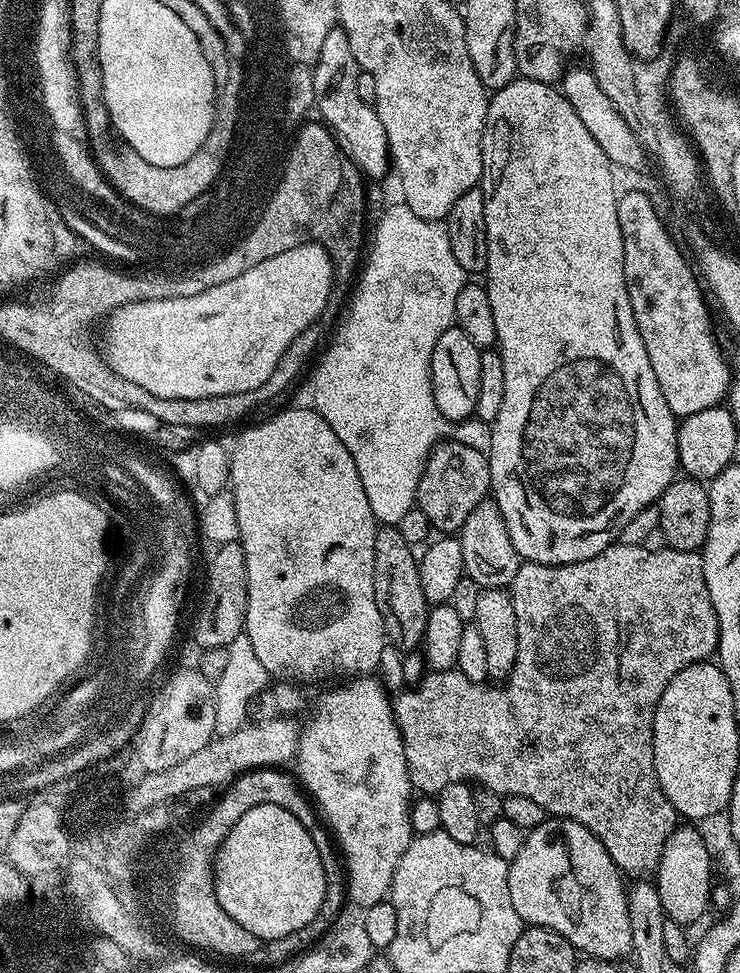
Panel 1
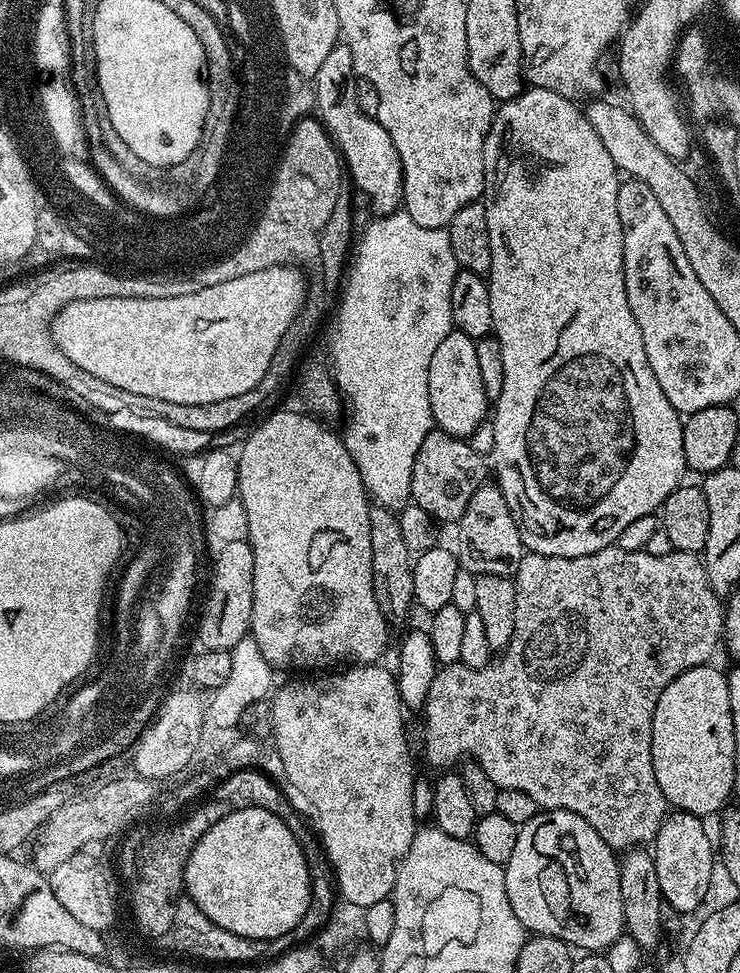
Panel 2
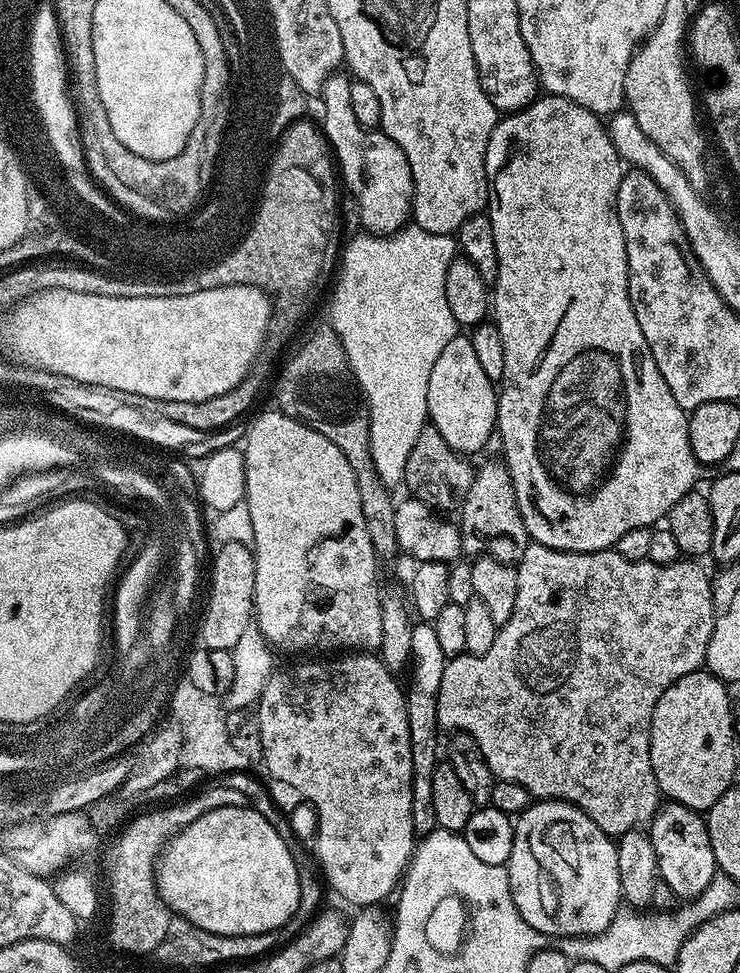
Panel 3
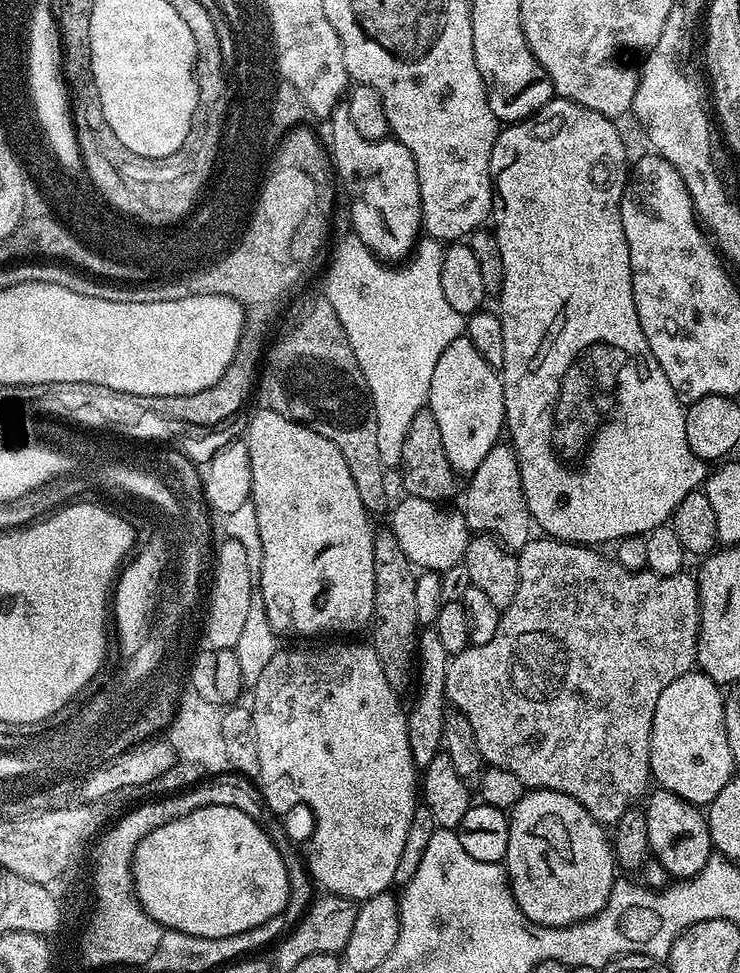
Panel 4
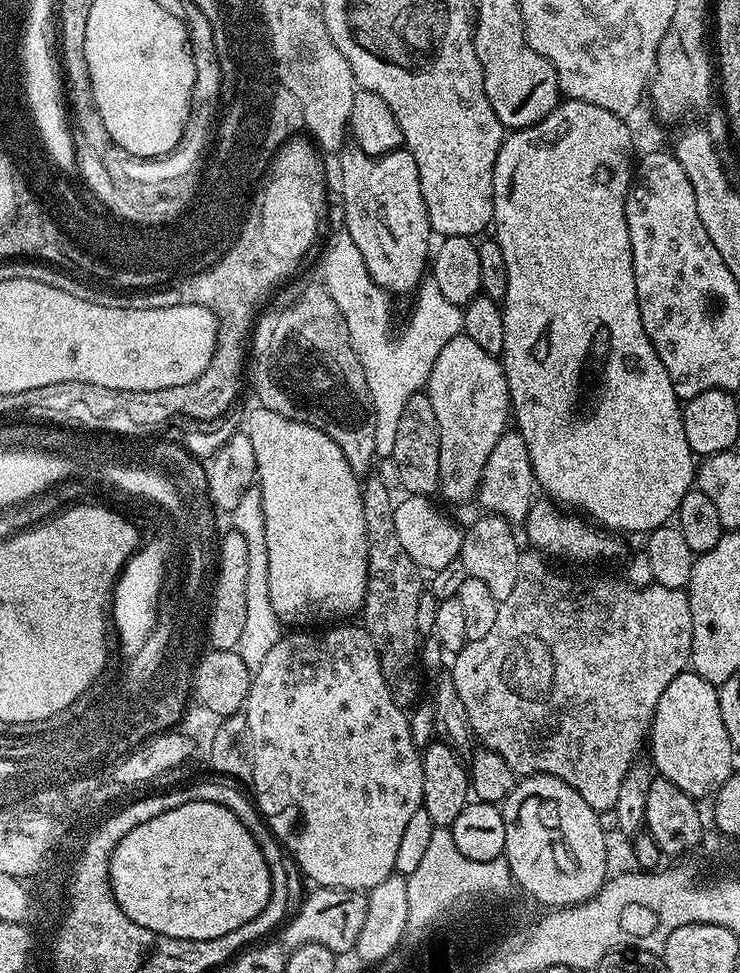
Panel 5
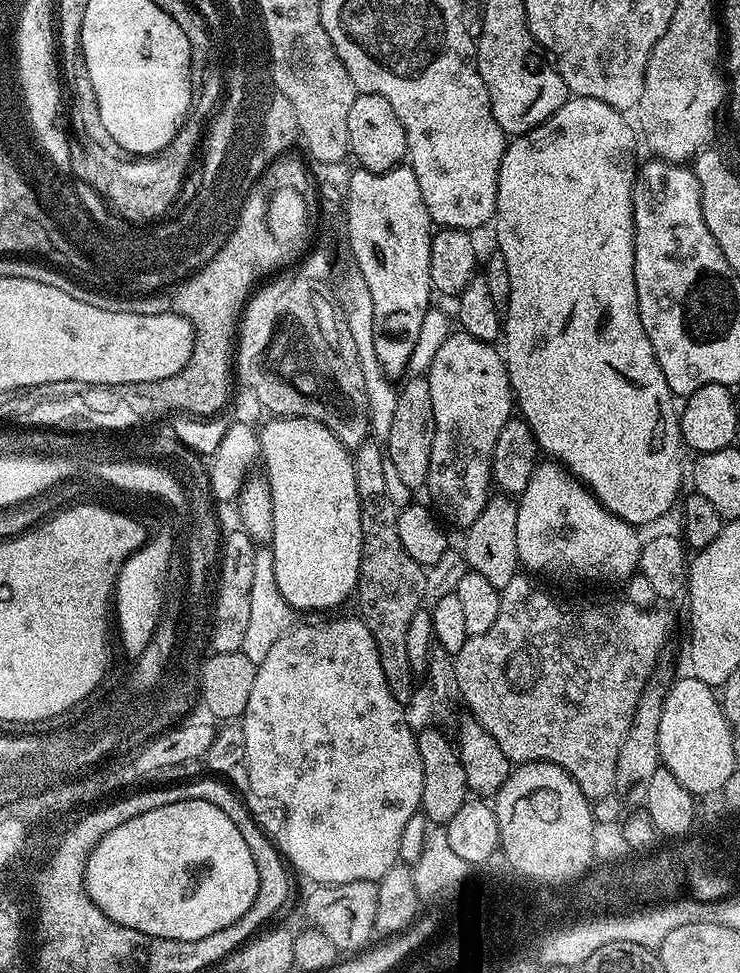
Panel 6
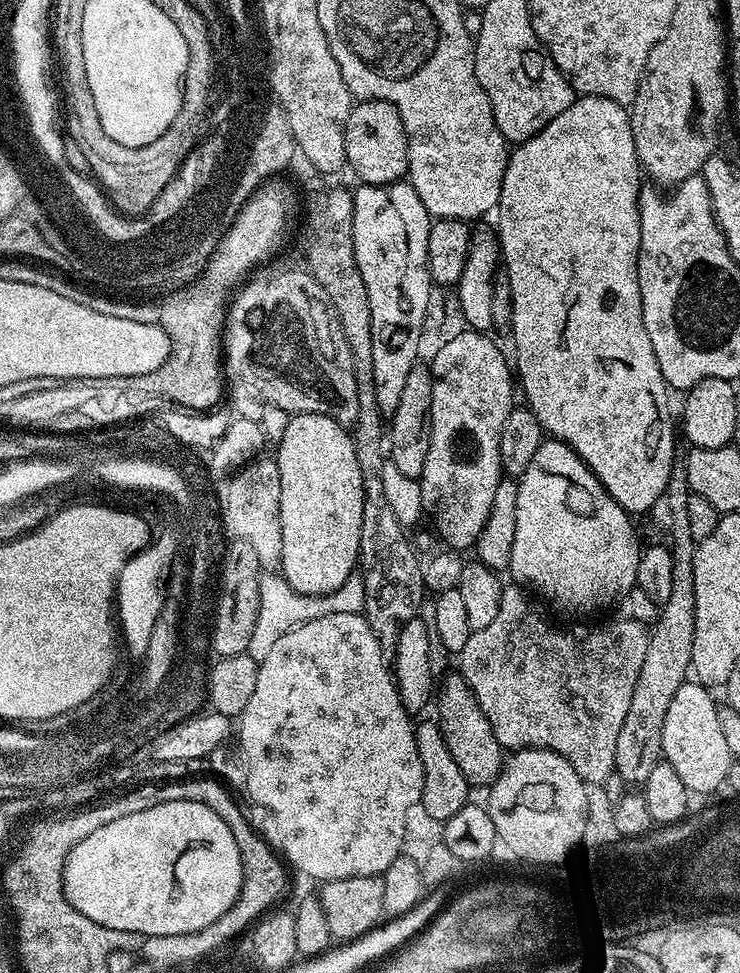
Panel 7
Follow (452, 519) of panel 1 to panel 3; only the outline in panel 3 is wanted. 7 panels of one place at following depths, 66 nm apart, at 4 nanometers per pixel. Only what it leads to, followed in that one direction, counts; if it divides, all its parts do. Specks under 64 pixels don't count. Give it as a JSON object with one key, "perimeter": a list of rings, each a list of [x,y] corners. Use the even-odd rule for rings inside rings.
{"perimeter":[[[426,426],[422,434],[418,434],[414,446],[410,450],[410,458],[406,458],[403,487],[408,487],[407,495],[418,499],[437,513],[448,514],[448,511],[459,509],[466,494],[470,494],[470,482],[474,482],[476,468],[469,457],[462,452],[456,452],[438,434],[438,430]]]}

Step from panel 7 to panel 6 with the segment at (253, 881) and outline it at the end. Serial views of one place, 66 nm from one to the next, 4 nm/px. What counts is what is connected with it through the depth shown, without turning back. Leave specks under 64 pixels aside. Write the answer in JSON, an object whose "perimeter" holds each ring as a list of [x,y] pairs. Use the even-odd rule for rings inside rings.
{"perimeter":[[[216,778],[216,786],[204,786],[204,794],[206,802],[210,802],[214,806],[218,806],[226,814],[226,818],[230,818],[230,822],[234,822],[234,826],[238,826],[238,830],[242,830],[242,838],[246,841],[246,846],[250,846],[250,854],[254,854],[256,859],[256,865],[258,866],[258,894],[254,898],[254,906],[250,908],[239,919],[238,922],[232,923],[222,930],[224,933],[224,952],[228,948],[232,948],[236,942],[240,942],[260,920],[264,918],[270,918],[270,912],[274,908],[279,908],[282,910],[284,908],[284,903],[286,902],[287,888],[290,885],[290,879],[288,879],[288,872],[290,873],[289,865],[286,863],[281,849],[263,832],[262,829],[256,825],[256,820],[254,817],[248,813],[248,808],[243,804],[241,797],[238,795],[235,788],[231,784]]]}

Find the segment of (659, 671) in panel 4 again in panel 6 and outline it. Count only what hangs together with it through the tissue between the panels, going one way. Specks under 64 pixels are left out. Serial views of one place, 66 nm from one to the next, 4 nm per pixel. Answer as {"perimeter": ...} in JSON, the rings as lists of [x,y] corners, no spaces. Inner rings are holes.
{"perimeter":[[[518,574],[514,578],[510,578],[510,582],[506,582],[506,586],[500,589],[500,605],[498,606],[498,619],[494,621],[494,626],[490,626],[490,630],[486,630],[486,634],[478,634],[477,636],[470,636],[468,641],[462,646],[462,650],[454,653],[454,661],[457,668],[458,690],[460,691],[460,699],[463,707],[468,707],[471,719],[476,720],[482,726],[486,726],[486,731],[494,738],[494,742],[498,742],[498,747],[501,748],[502,754],[506,754],[506,758],[512,761],[513,765],[519,766],[521,764],[529,764],[530,762],[550,762],[554,766],[558,766],[562,770],[566,770],[566,774],[570,774],[570,778],[574,778],[574,782],[582,790],[582,794],[587,796],[589,801],[597,802],[604,795],[611,793],[615,786],[615,771],[618,765],[619,751],[622,749],[622,742],[626,738],[627,732],[630,730],[632,719],[635,716],[635,708],[638,706],[639,700],[645,689],[648,688],[652,679],[652,671],[656,668],[656,659],[664,652],[664,643],[668,640],[668,631],[672,628],[672,620],[664,612],[656,612],[652,608],[639,608],[627,602],[621,604],[592,604],[589,608],[560,608],[560,604],[548,592],[543,592],[538,585],[532,580],[533,577],[528,574]]]}

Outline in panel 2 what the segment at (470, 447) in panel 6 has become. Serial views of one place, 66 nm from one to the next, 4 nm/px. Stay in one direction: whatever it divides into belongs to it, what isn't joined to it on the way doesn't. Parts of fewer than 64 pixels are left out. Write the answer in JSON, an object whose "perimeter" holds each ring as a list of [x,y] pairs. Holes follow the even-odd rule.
{"perimeter":[[[455,330],[446,334],[438,350],[434,350],[434,358],[430,358],[428,389],[433,425],[451,436],[471,437],[477,426],[485,423],[490,412],[490,401],[482,386],[482,374],[478,374],[476,341]]]}

